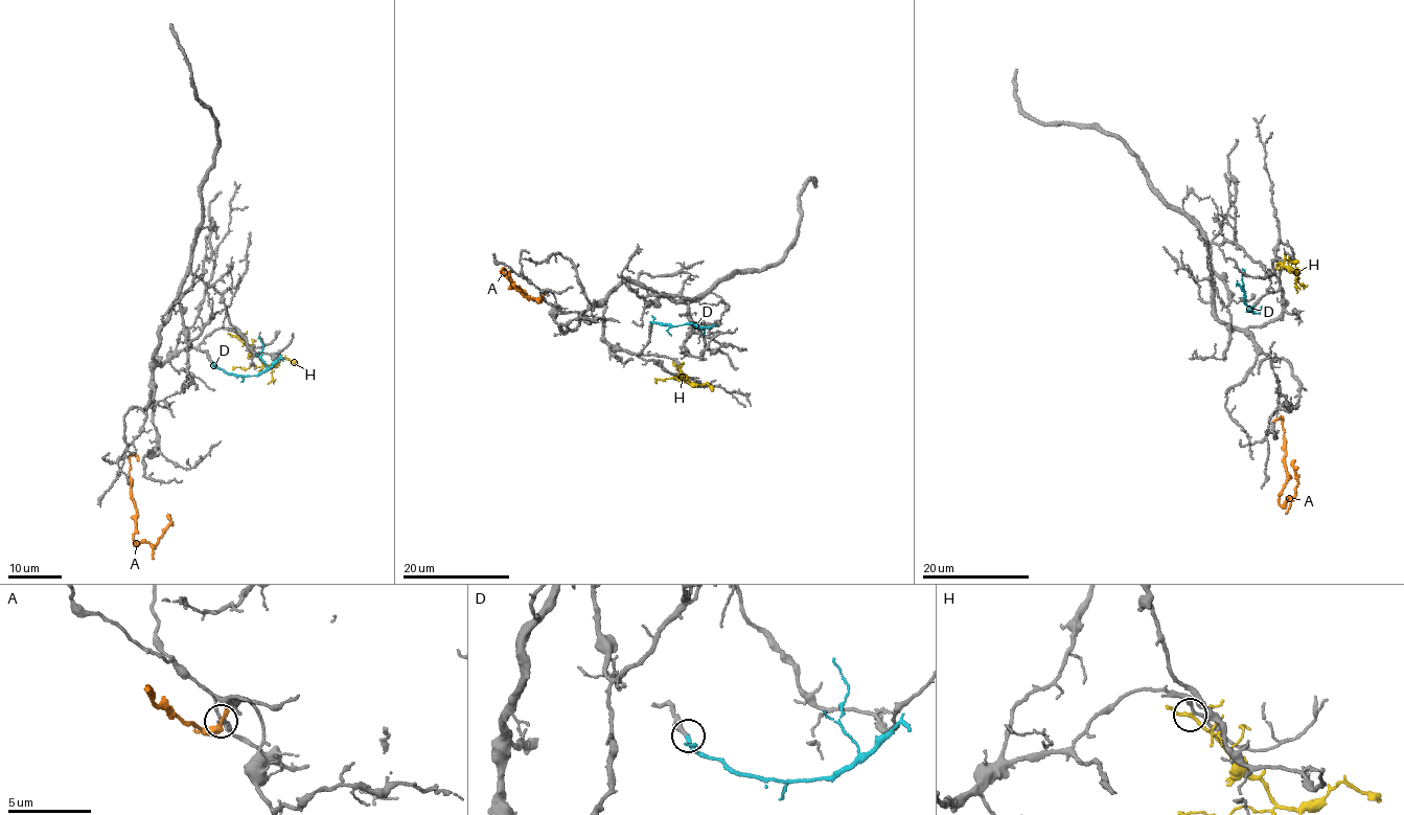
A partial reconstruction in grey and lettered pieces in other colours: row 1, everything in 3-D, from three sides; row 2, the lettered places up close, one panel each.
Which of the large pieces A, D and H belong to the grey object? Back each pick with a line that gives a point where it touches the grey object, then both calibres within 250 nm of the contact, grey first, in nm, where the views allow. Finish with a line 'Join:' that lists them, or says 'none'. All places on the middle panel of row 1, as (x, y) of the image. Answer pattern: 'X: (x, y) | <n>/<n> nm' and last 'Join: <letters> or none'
D: (652, 323) | 300/220 nm
Join: D

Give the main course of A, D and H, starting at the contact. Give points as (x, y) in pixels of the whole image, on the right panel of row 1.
A: (1279, 419), (1284, 431), (1287, 483), (1278, 500), (1280, 504), (1295, 493), (1291, 460)
D: (1252, 307), (1255, 312), (1245, 303), (1242, 269)
H: (1283, 262), (1297, 275), (1291, 262), (1297, 262)

